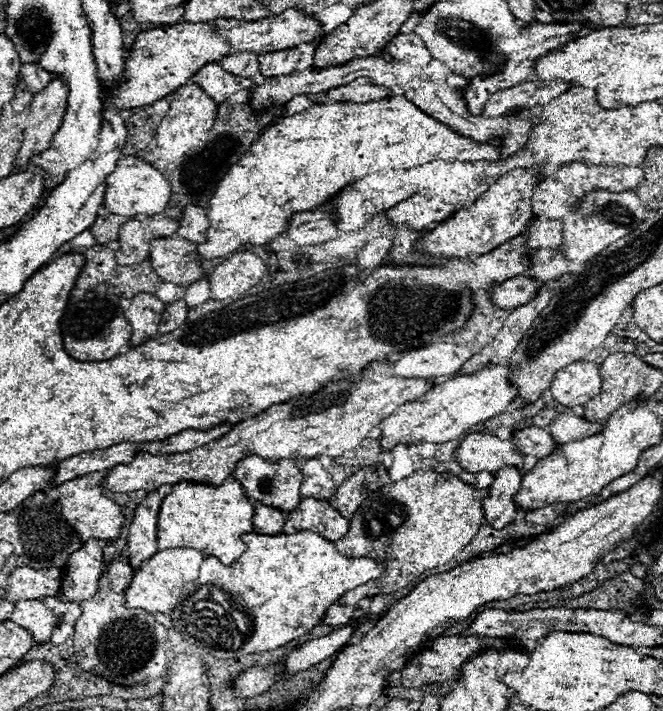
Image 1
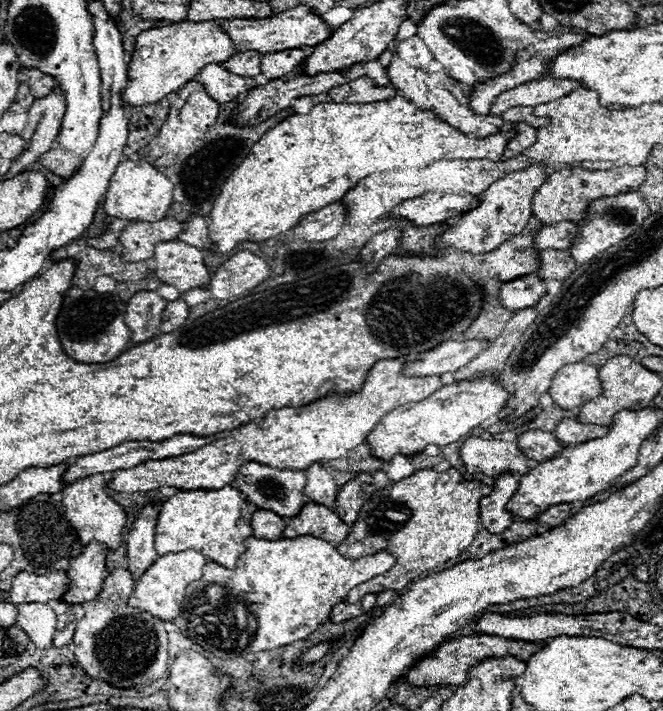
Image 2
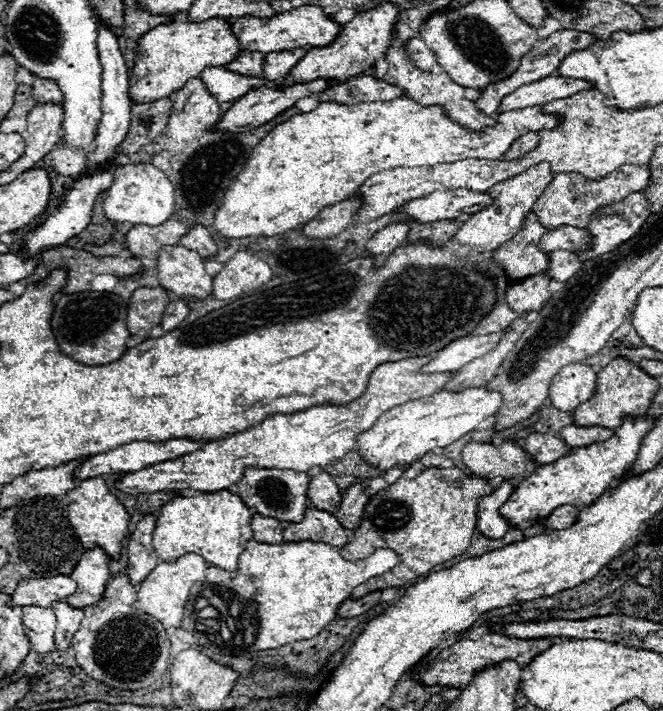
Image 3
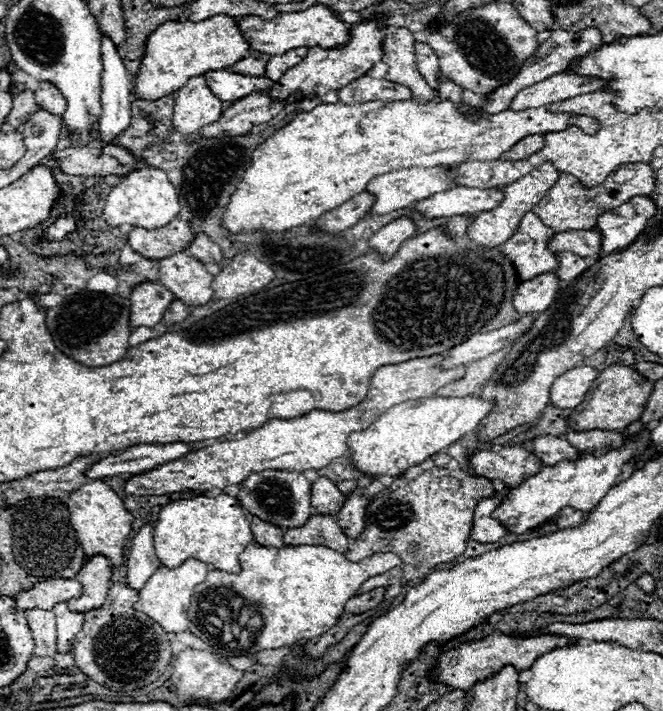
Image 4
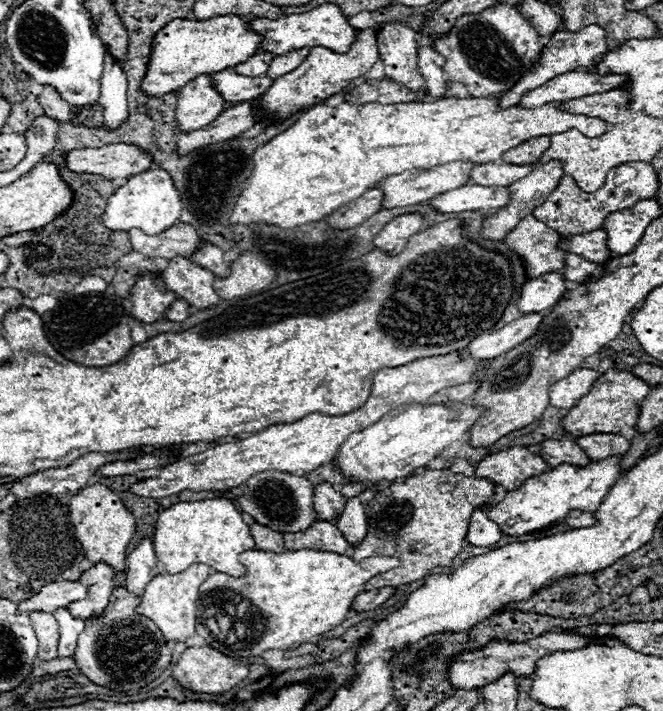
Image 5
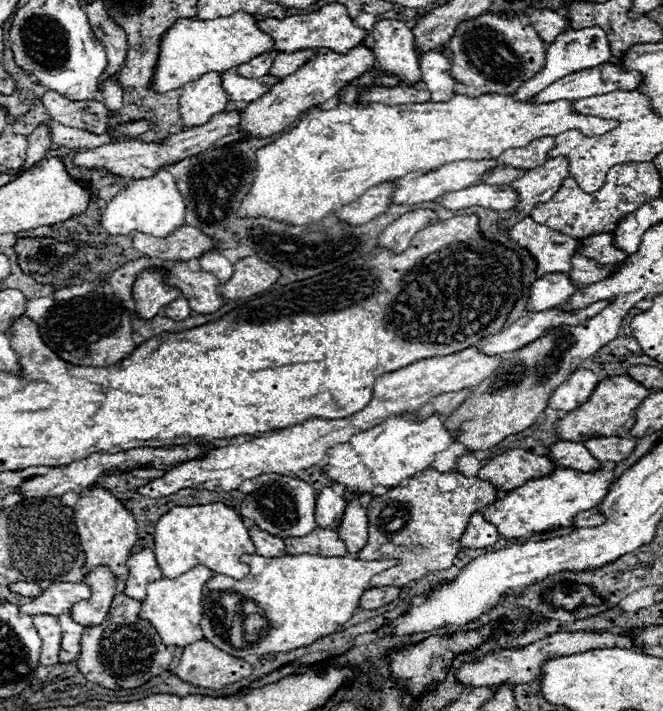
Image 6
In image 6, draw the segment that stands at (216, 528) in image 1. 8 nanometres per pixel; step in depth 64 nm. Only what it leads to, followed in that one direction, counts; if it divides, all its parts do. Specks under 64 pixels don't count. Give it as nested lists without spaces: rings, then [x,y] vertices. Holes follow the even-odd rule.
[[[220,502],[206,506],[176,506],[156,522],[154,556],[164,578],[174,580],[194,566],[204,564],[216,574],[240,580],[250,572],[250,566],[240,562],[240,556],[244,554],[254,554],[248,530],[242,524],[242,518]]]

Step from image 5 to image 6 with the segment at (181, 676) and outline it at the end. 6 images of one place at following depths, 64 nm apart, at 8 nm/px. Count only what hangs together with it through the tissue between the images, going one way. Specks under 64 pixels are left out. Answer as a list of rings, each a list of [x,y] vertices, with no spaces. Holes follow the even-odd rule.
[[[198,640],[196,644],[184,648],[174,674],[194,686],[220,690],[228,684],[248,678],[252,674],[252,664],[230,656],[208,640]]]

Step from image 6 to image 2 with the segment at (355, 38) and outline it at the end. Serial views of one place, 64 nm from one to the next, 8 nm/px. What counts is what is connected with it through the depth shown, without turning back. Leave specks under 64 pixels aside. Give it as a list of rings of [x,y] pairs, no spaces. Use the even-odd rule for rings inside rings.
[[[296,6],[288,12],[274,14],[268,20],[220,20],[220,24],[232,38],[238,52],[256,50],[260,54],[266,54],[266,52],[282,52],[302,46],[318,46],[332,36],[328,24],[308,6]]]

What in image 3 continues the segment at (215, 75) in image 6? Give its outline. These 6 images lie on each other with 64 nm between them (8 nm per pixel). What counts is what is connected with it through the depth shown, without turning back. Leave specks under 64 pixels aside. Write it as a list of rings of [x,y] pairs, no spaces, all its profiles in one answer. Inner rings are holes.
[[[192,78],[174,94],[166,136],[172,138],[174,144],[188,144],[218,120],[220,104],[210,96],[200,78]]]

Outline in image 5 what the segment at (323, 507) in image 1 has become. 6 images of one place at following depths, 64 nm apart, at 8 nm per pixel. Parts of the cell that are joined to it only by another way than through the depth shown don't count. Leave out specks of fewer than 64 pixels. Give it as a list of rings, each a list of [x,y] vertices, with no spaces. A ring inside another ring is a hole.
[[[314,522],[306,532],[284,534],[284,548],[286,550],[308,548],[308,550],[336,552],[336,554],[346,554],[346,550],[350,550],[340,530],[330,522]]]

